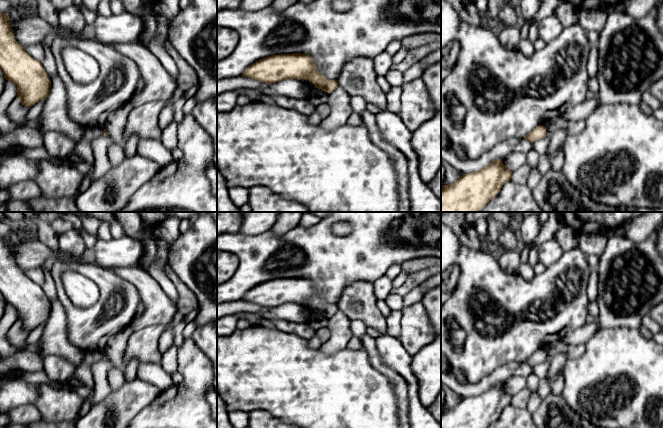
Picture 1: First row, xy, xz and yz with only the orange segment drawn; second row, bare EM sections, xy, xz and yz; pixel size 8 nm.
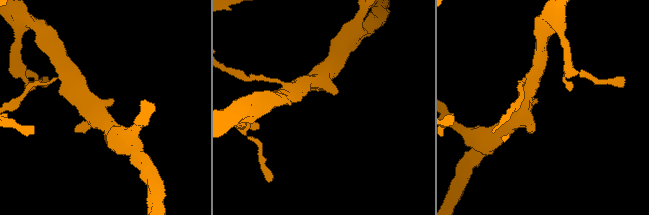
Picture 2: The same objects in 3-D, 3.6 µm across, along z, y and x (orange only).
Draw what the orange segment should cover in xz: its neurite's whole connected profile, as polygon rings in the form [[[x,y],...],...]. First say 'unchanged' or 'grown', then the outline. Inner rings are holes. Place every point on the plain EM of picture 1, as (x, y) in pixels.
unchanged | [[[293,277],[271,279],[249,289],[242,300],[262,307],[276,307],[284,303],[308,304],[326,317],[333,316],[338,307],[329,304],[318,294],[310,279]]]

